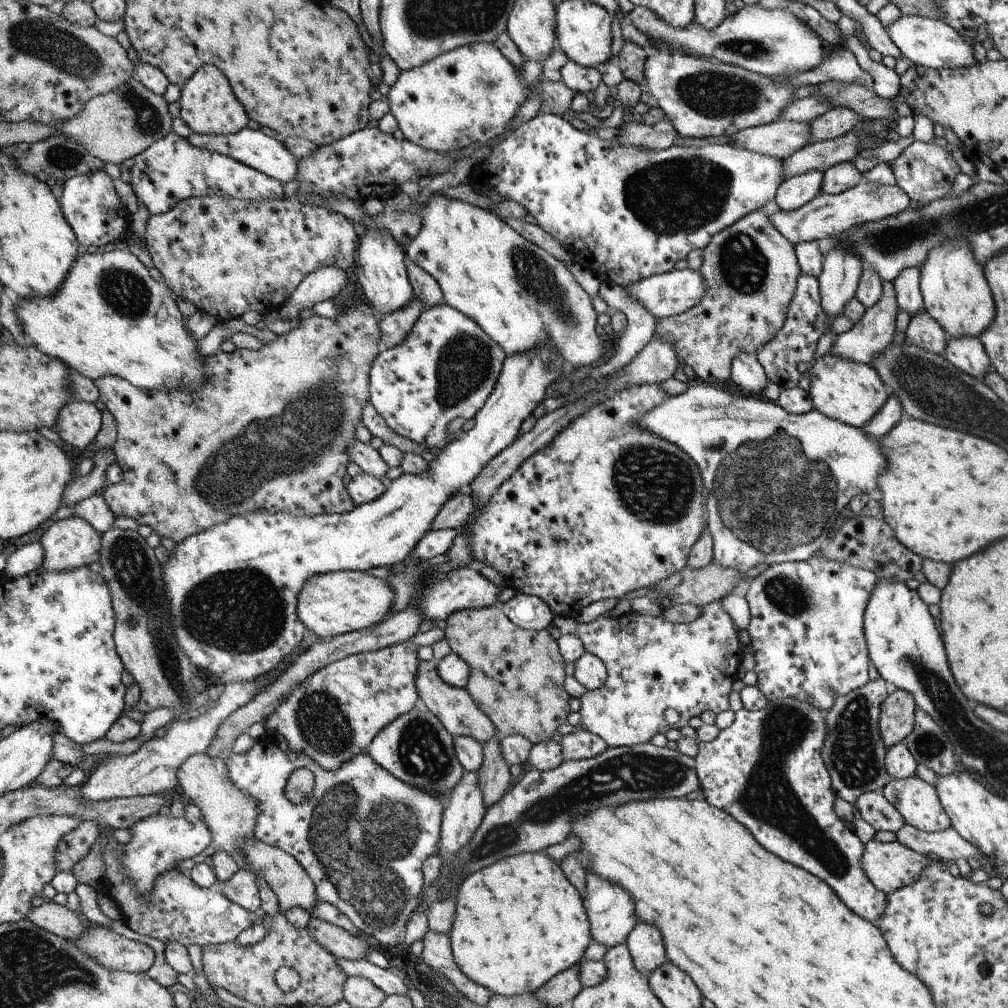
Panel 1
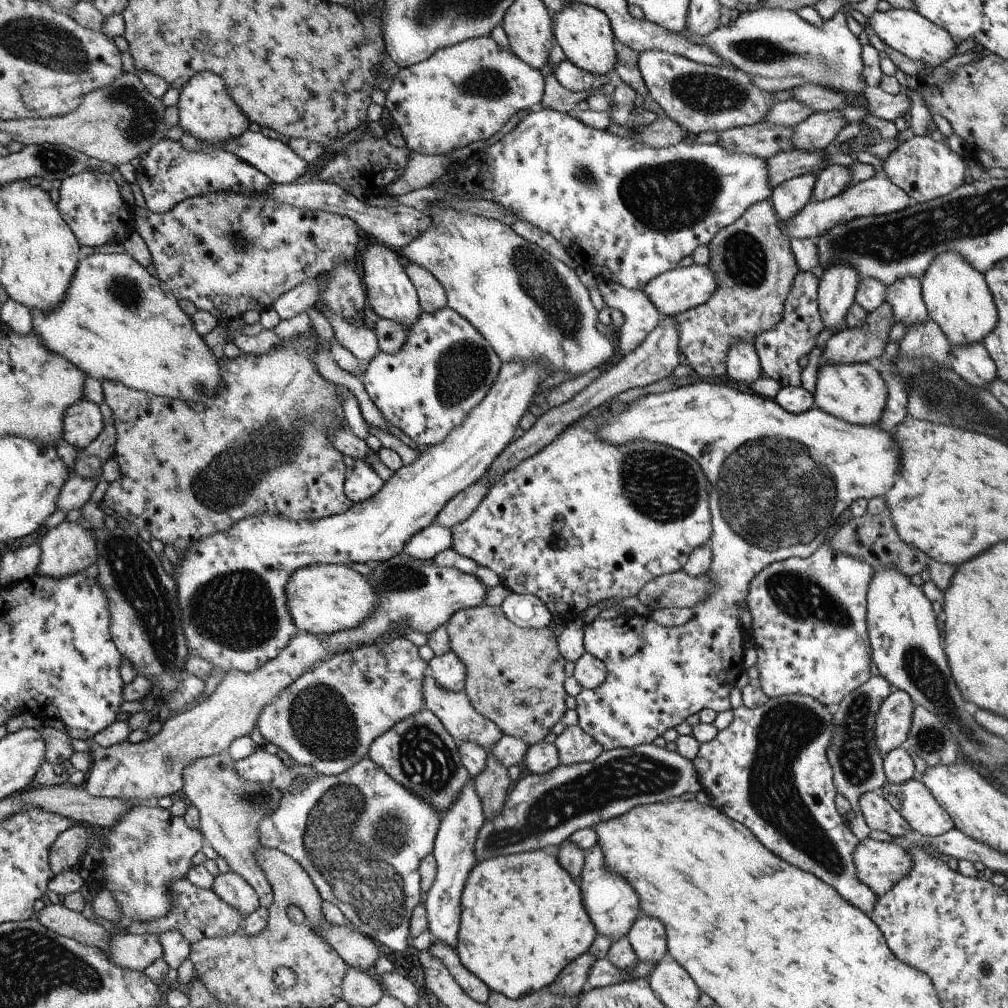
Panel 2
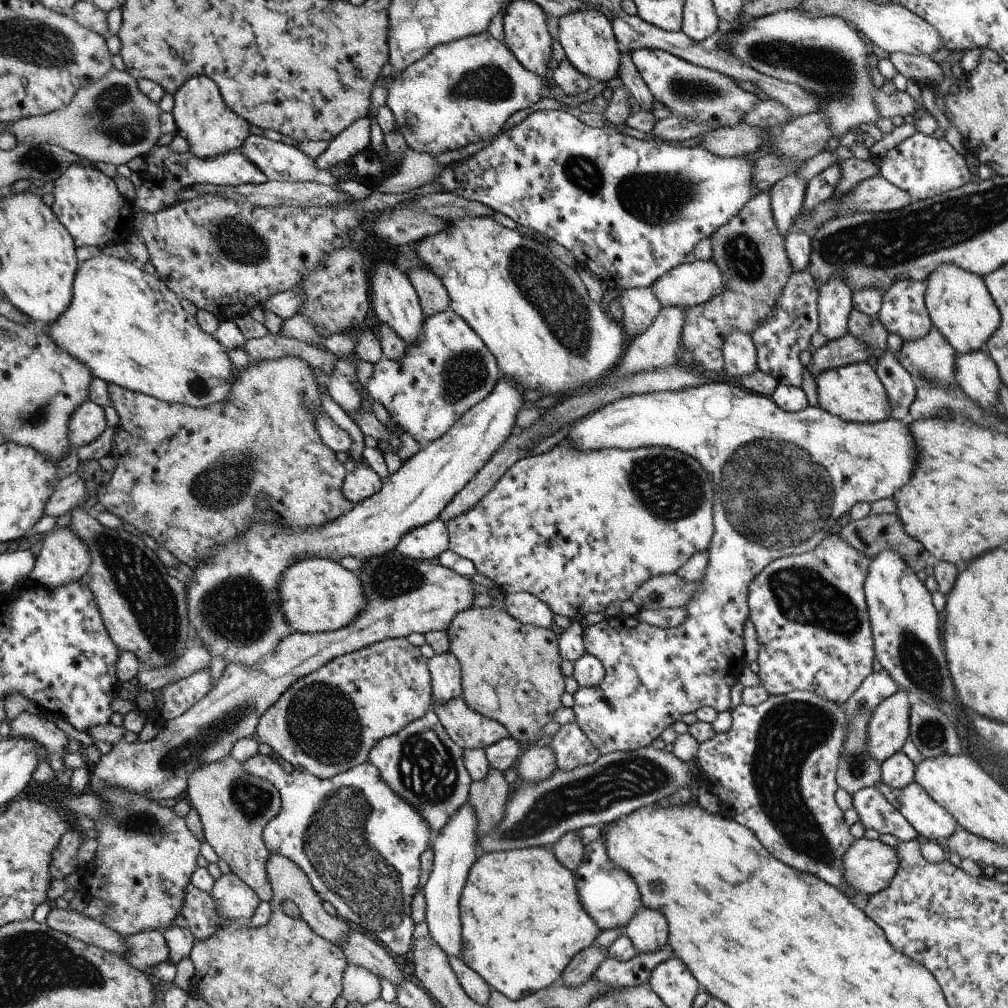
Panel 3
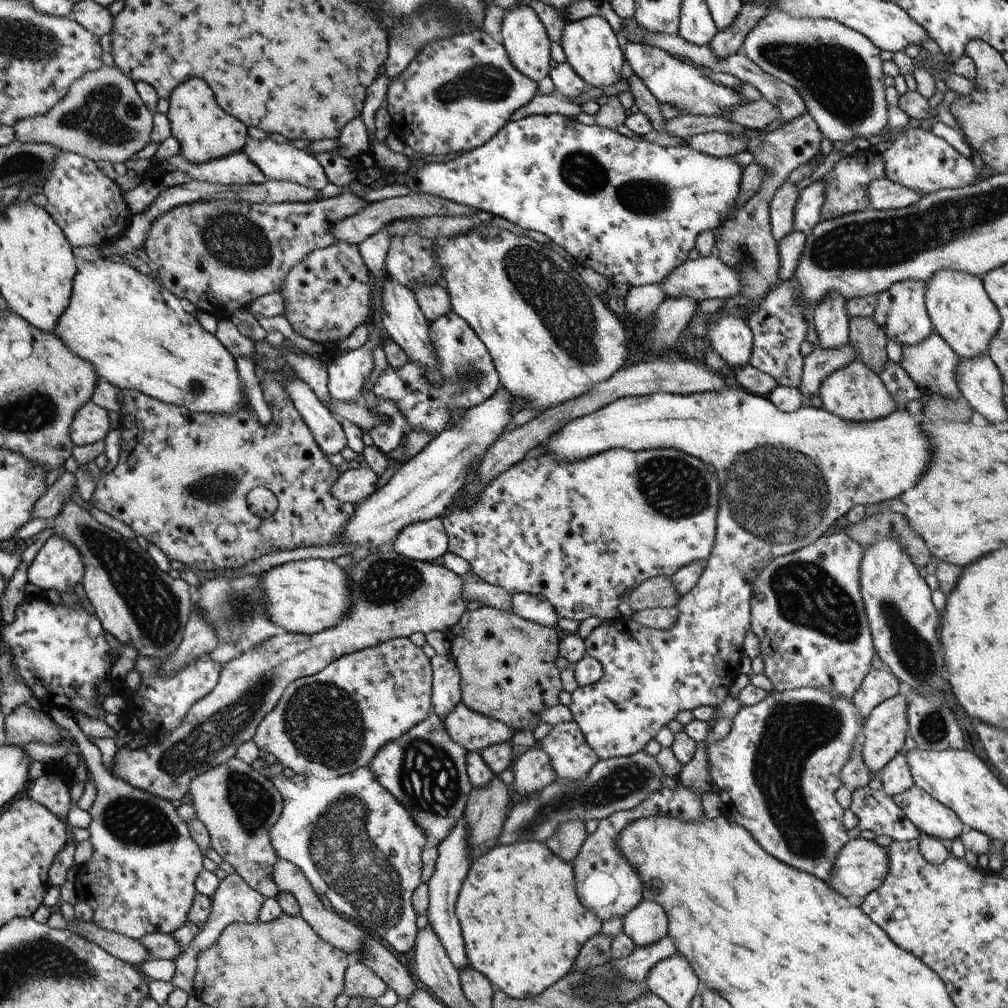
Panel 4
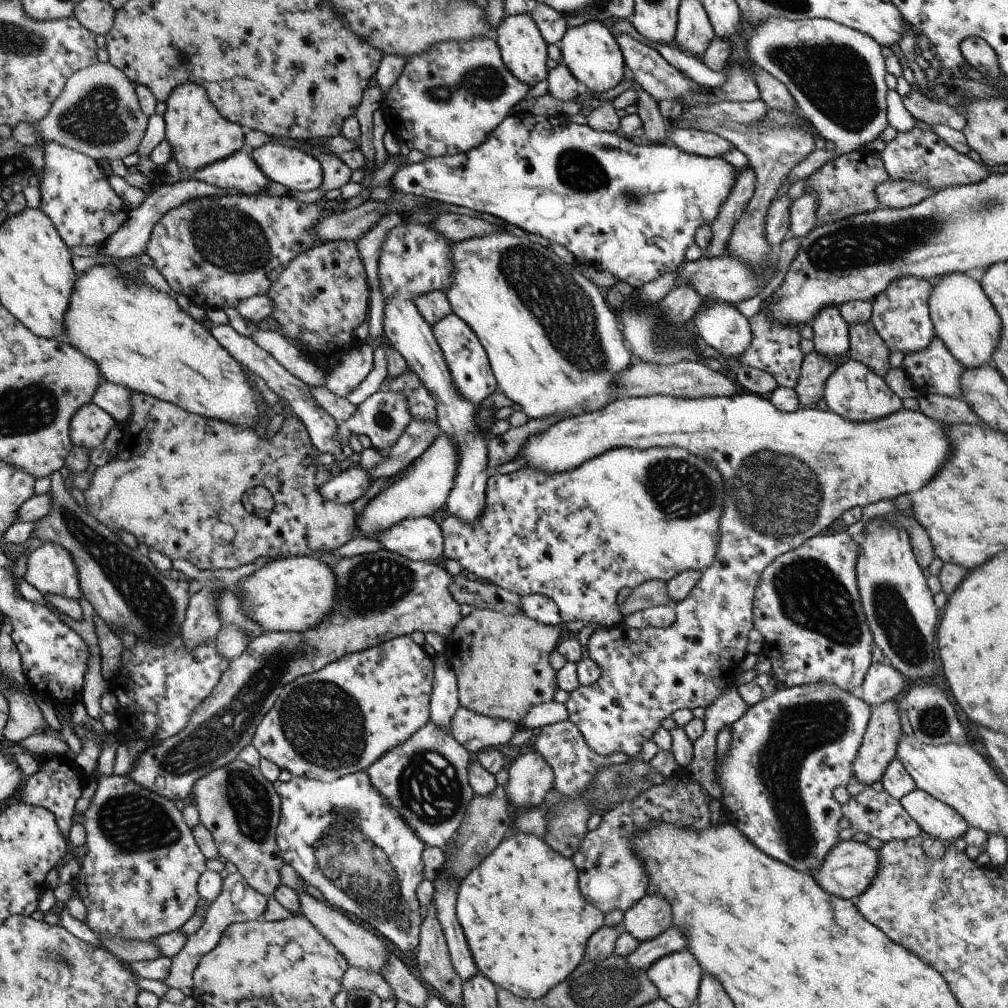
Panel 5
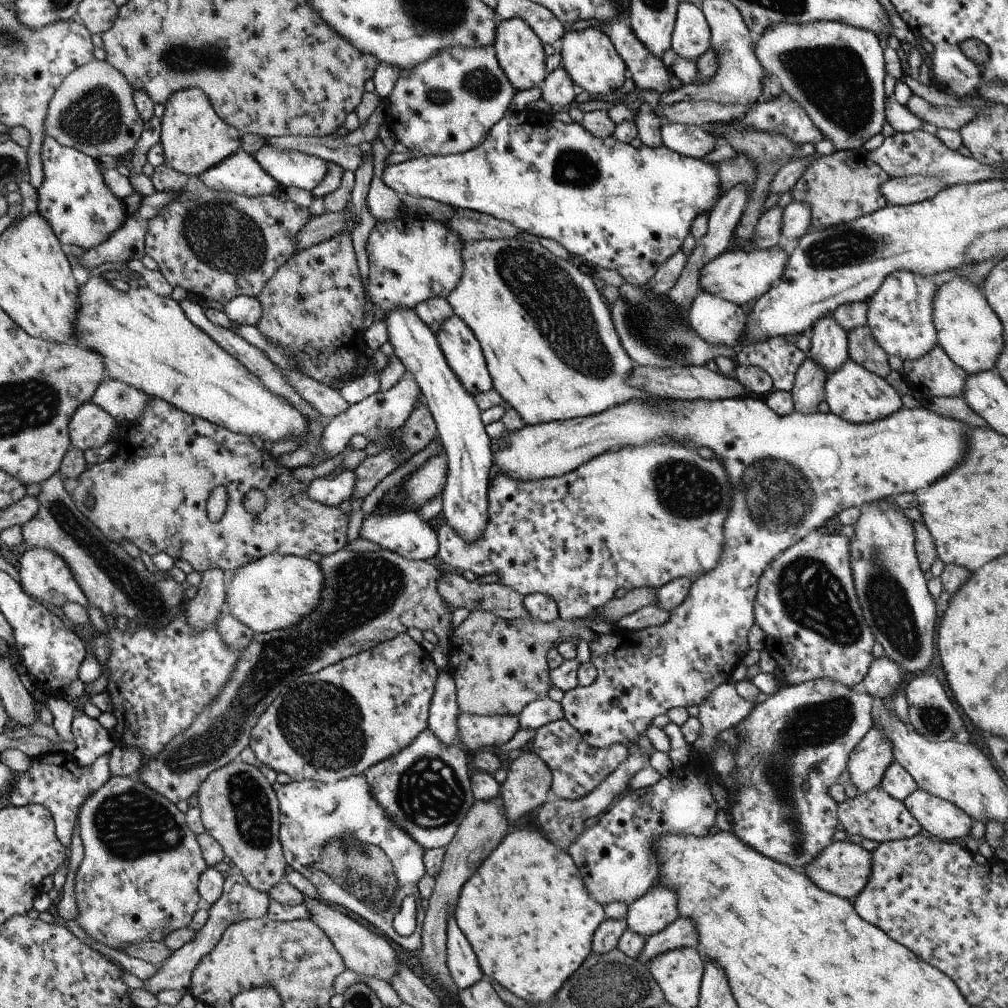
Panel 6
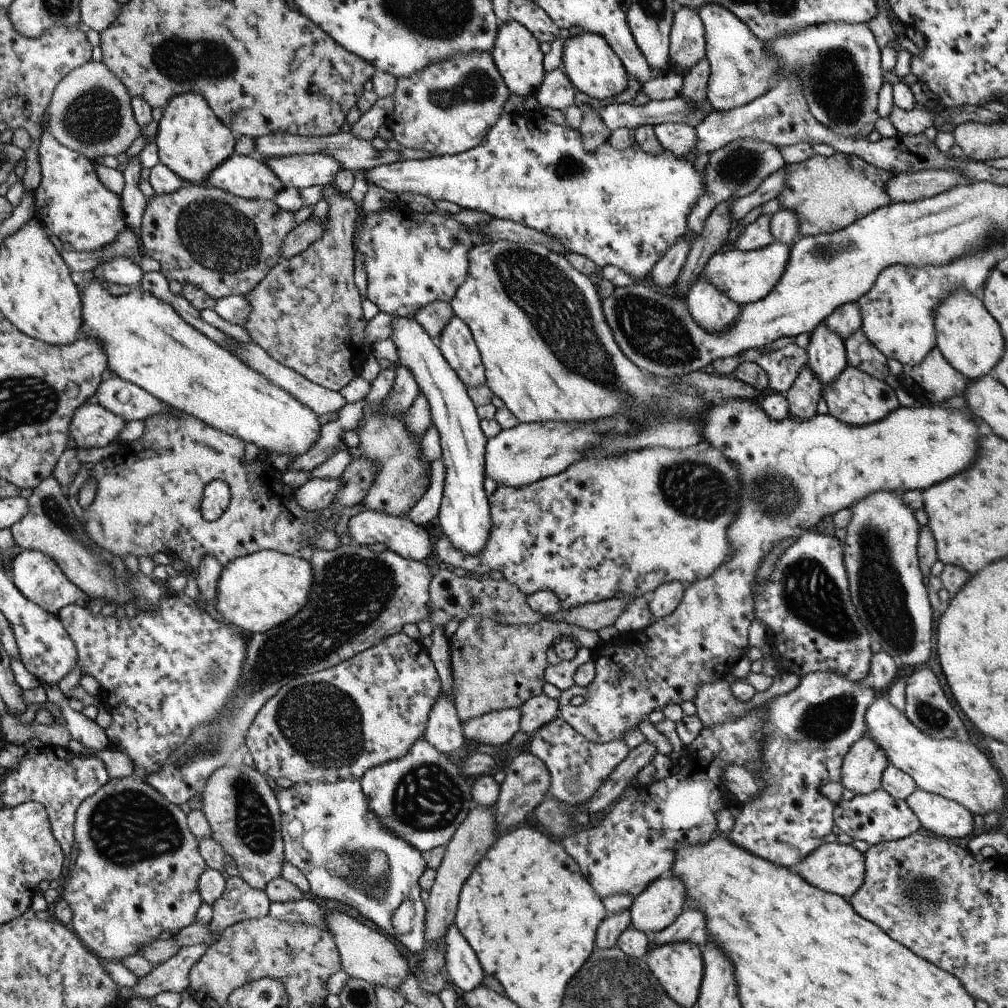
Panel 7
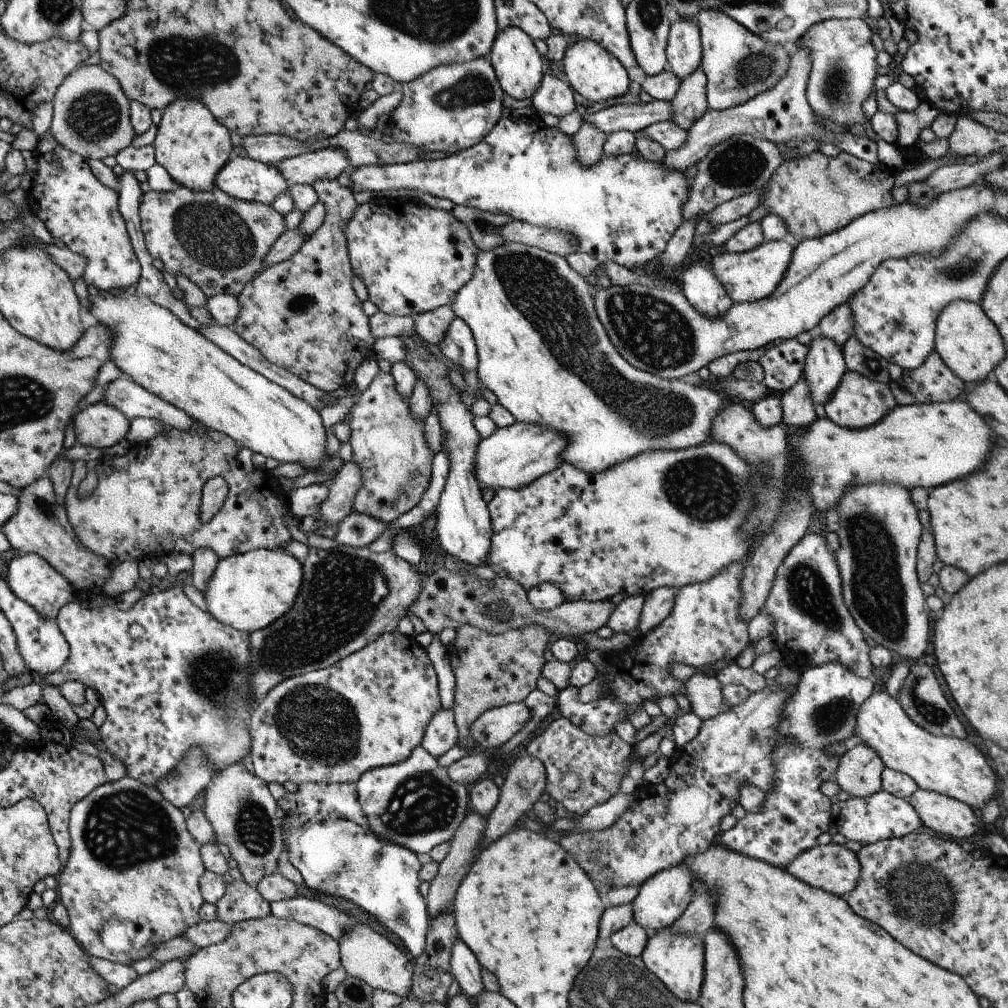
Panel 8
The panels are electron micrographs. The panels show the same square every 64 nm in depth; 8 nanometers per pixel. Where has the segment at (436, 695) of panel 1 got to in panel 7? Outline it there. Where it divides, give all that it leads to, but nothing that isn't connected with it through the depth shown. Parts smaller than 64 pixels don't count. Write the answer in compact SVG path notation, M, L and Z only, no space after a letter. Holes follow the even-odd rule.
M502 709L492 711L478 718L471 718L461 723L463 737L468 746L488 744L500 746L508 743L518 730L521 730L520 709Z

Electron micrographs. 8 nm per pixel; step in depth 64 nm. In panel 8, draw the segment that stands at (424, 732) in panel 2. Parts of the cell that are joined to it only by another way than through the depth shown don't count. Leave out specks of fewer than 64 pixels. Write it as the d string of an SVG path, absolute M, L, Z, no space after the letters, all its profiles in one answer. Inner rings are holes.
M420 744L402 762L366 772L357 782L357 790L367 816L368 829L372 829L382 840L405 846L416 854L428 854L435 846L448 843L470 811L471 799L470 786L454 782L447 768L440 766L438 759Z

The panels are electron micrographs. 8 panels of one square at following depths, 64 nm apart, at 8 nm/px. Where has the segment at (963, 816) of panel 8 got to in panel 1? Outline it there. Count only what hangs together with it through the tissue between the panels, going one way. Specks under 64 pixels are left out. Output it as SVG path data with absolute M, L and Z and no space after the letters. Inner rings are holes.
M914 775L905 779L890 778L882 790L885 800L896 807L906 823L923 831L946 830L951 827L951 820L940 802L936 787Z

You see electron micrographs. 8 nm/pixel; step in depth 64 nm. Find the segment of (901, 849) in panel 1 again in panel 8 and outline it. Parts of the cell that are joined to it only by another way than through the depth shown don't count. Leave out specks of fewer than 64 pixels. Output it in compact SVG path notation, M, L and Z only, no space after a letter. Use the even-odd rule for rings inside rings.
M831 842L806 849L784 869L815 889L822 889L845 898L856 888L861 877L862 865L854 851L846 848L845 845Z

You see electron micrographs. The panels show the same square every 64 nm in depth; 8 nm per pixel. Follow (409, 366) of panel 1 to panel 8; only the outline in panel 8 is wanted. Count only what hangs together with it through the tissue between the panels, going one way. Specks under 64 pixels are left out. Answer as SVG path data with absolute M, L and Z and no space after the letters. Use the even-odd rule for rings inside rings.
M454 317L441 340L440 350L448 361L464 371L476 372L479 358L471 328L463 318Z

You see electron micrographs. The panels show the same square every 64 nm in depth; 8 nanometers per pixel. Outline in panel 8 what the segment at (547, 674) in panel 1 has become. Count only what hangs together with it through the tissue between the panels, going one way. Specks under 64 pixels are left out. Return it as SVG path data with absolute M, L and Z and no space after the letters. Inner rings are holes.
M471 624L458 627L457 635L452 646L448 646L447 653L451 660L451 667L455 674L455 699L453 711L457 731L459 732L458 745L471 750L477 746L470 734L470 725L487 710L494 707L503 707L512 703L522 703L523 700L536 688L536 680L540 678L542 667L546 664L544 650L548 648L551 632L542 625L528 625L510 629L503 633L491 633Z

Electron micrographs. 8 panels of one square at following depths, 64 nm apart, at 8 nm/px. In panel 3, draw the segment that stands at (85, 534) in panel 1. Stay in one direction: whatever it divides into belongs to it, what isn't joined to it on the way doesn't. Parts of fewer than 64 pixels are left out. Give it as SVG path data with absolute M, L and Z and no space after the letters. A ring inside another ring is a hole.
M70 527L57 528L55 531L41 536L40 539L42 540L42 549L35 558L35 565L29 580L52 588L65 585L70 581L80 581L82 575L87 573L93 561L90 547Z

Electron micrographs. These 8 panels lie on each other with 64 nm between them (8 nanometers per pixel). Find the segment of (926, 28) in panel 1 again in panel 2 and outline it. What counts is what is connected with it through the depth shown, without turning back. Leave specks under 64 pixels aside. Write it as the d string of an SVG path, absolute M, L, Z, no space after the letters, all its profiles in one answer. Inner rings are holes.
M892 9L887 13L877 10L870 18L864 18L864 22L870 21L876 34L880 36L888 48L908 56L914 62L923 62L925 66L937 67L958 54L957 42L947 33L945 28L938 26L929 18L922 16L918 11Z

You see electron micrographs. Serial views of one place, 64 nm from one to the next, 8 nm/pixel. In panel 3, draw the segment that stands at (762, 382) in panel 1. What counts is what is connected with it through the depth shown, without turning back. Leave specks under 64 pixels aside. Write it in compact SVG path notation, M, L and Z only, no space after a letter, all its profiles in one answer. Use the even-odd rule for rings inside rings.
M733 331L723 341L722 352L726 372L737 380L759 370L757 350L749 334Z

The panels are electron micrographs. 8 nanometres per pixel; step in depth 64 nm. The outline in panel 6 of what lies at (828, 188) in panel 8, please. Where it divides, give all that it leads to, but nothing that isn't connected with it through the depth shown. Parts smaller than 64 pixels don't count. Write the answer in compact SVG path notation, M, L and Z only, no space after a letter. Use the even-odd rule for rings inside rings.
M861 150L835 151L813 161L793 186L794 201L804 201L811 208L809 231L817 231L840 223L850 222L861 216L872 214L887 205L880 196L879 187L890 175Z

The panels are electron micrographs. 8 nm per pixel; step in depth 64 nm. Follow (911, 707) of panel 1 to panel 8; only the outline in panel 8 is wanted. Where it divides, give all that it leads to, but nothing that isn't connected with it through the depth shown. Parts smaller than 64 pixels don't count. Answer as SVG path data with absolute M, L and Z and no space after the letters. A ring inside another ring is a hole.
M862 741L840 756L834 780L839 784L841 790L848 792L852 797L869 797L883 788L881 774L884 767L886 767L884 761L876 754L876 751Z

